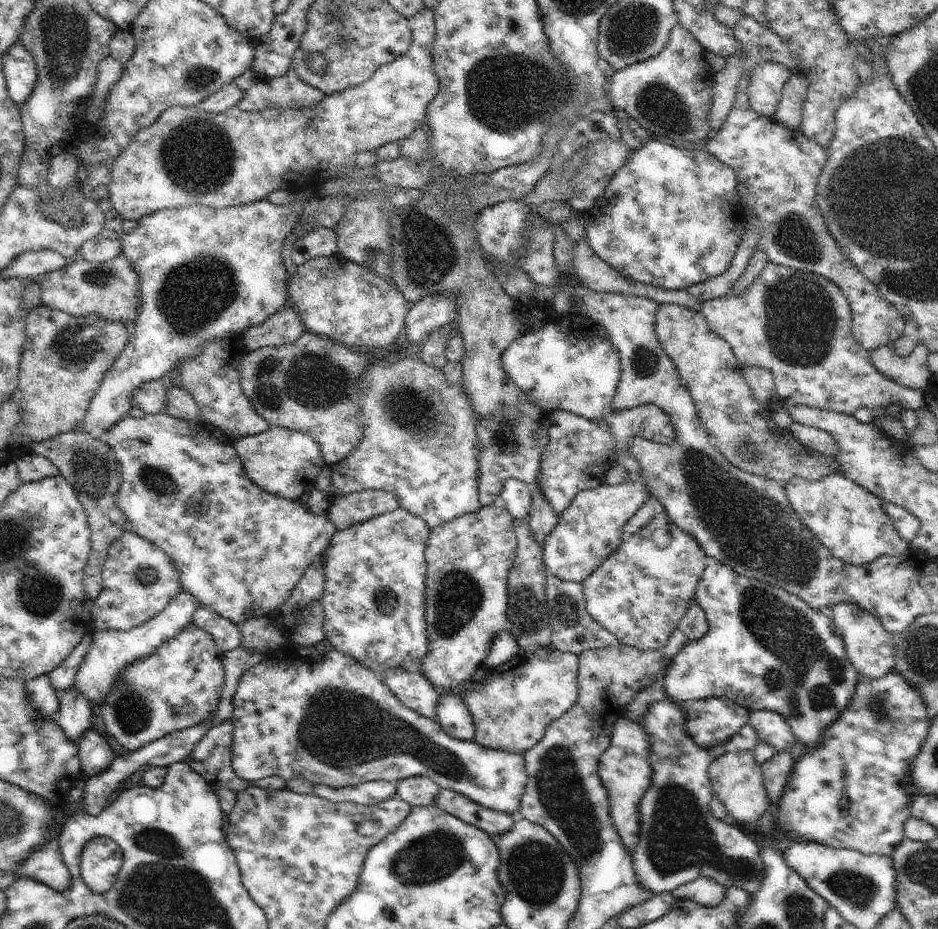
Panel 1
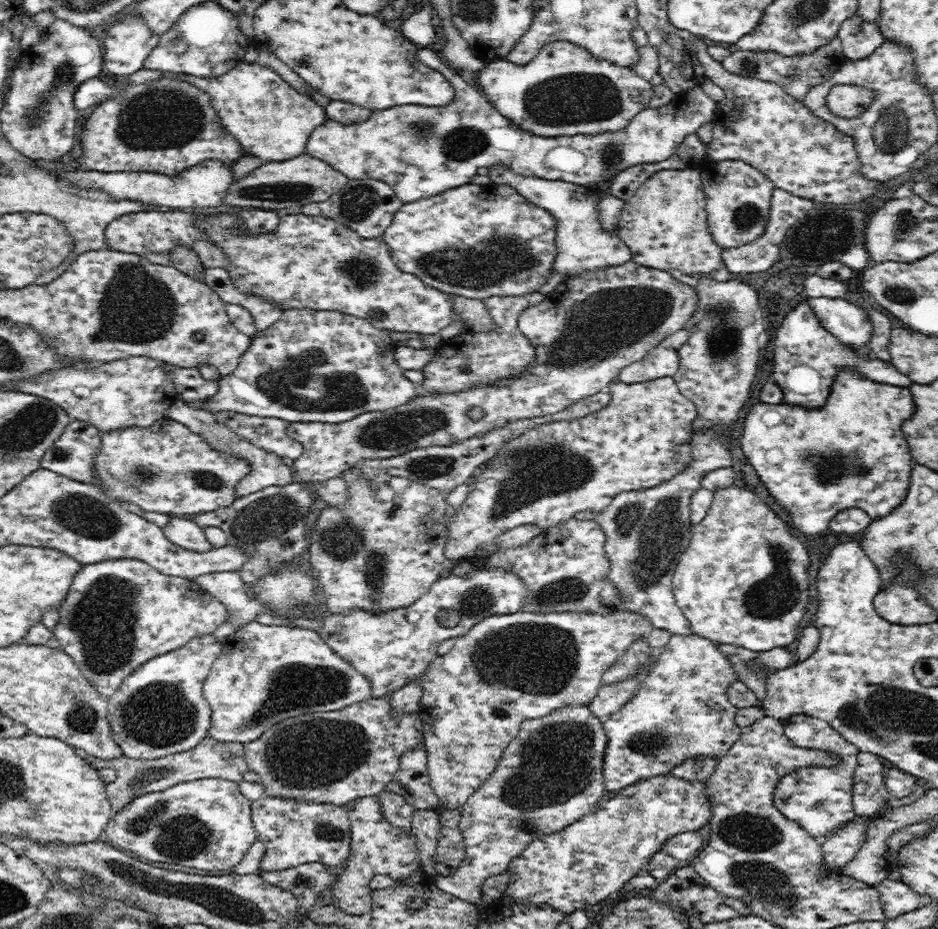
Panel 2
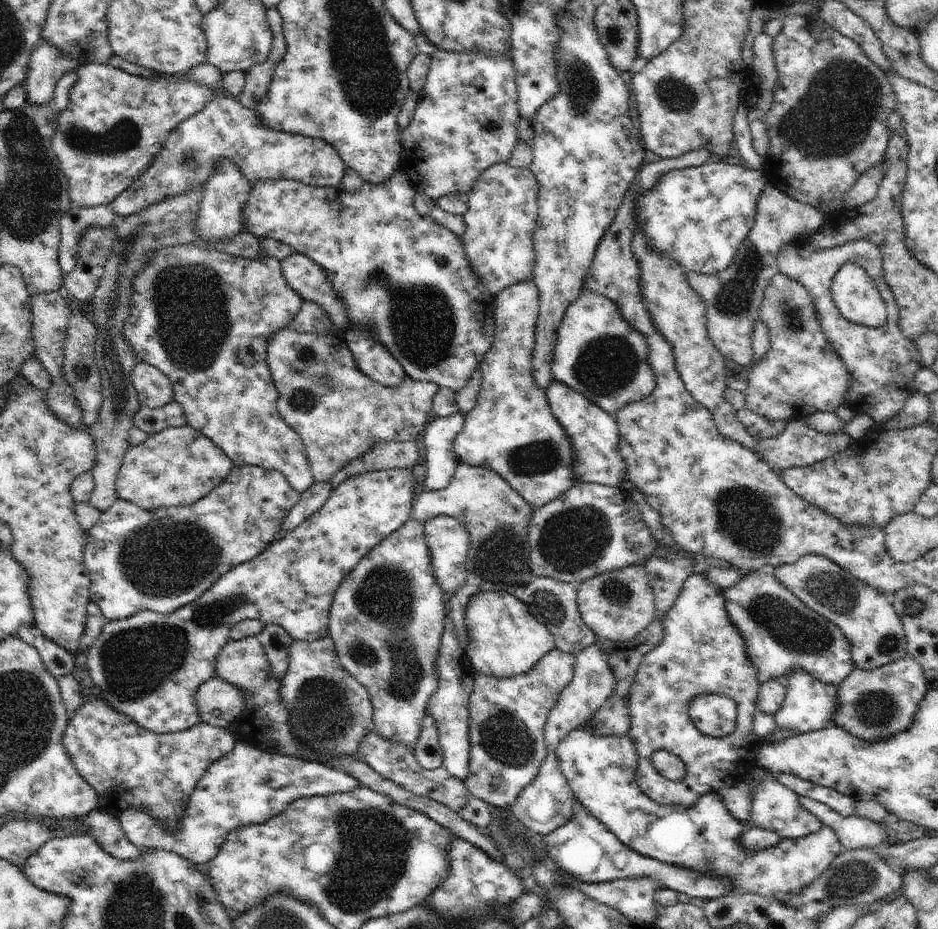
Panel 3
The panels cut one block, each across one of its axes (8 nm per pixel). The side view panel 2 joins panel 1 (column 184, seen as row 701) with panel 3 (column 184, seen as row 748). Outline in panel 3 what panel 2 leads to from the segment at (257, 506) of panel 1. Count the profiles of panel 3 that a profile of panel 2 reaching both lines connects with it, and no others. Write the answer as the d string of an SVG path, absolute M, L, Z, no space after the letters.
M190 425L168 427L127 450L115 489L120 499L134 502L144 510L191 505L218 486L234 466L221 448Z

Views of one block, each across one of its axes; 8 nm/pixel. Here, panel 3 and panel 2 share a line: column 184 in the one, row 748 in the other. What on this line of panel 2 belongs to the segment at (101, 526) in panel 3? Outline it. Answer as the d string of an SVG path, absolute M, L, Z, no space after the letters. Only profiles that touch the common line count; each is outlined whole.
M574 704L554 710L538 720L521 722L518 734L504 749L495 771L462 806L459 827L464 841L464 858L452 874L434 876L439 890L482 906L482 887L489 876L506 871L508 863L520 856L534 840L560 832L594 810L606 792L603 764L608 739L601 720L592 714L588 704Z

